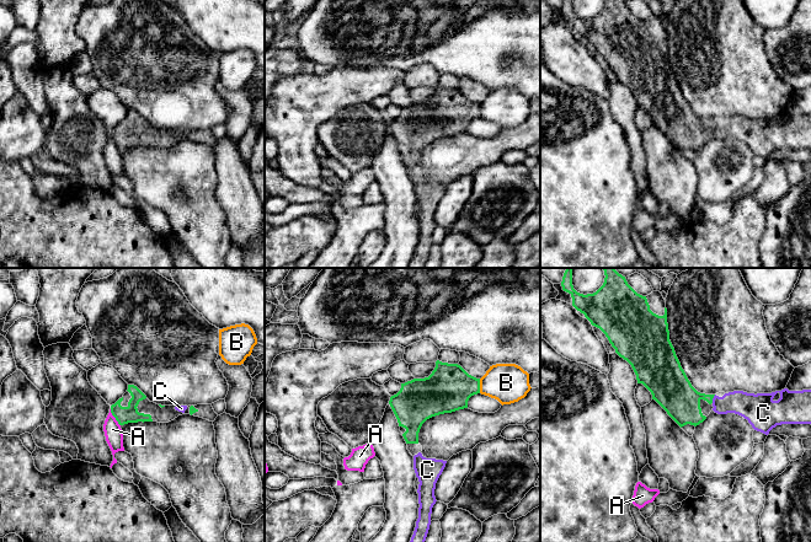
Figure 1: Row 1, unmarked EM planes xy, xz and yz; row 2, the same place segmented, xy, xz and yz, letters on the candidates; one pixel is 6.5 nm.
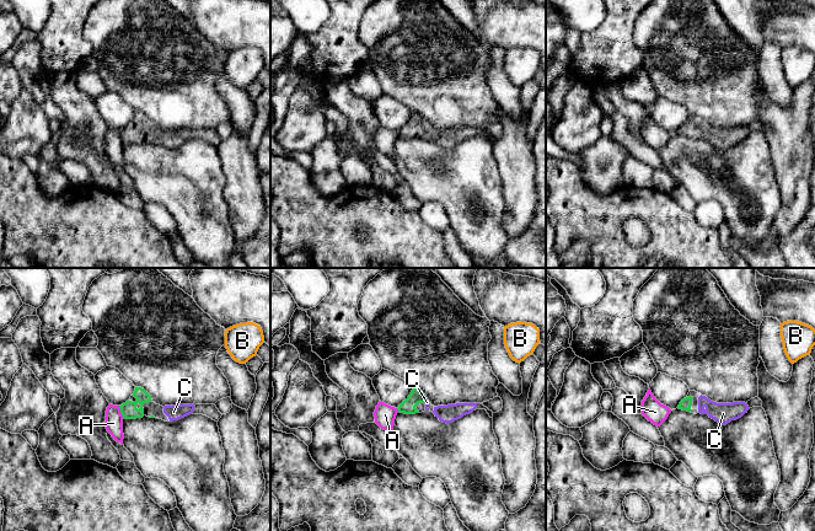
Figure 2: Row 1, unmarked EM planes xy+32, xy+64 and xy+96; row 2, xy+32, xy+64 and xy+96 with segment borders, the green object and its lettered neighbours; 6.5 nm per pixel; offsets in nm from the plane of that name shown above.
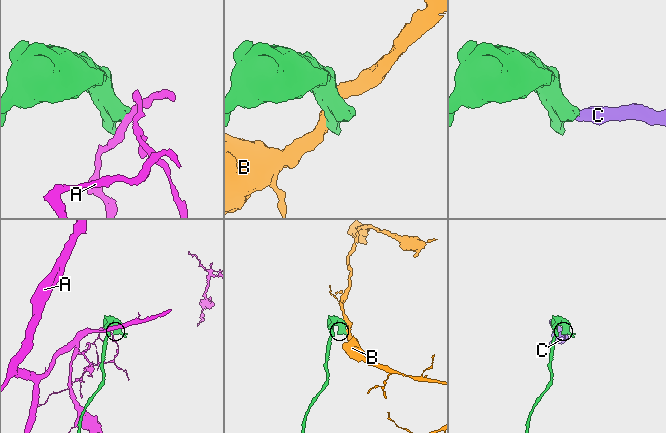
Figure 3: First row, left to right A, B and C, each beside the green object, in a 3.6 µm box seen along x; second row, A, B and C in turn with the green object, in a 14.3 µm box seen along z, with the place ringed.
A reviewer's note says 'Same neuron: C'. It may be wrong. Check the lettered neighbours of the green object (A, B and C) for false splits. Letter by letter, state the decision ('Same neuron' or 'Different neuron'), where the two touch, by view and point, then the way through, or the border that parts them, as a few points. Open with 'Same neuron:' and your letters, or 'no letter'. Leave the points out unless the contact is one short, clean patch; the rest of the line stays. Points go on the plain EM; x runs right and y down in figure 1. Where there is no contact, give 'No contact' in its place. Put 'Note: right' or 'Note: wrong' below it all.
Same neuron: C
A: Different neuron. Touches green at xy (115, 141). Boundary: xy (110, 134), (119, 150)
B: Different neuron. Touches green at xz (479, 111)
C: Same neuron. Touches green at yz (713, 122). Path across: yz (675, 118), (679, 121), (713, 122), (719, 128), (750, 130)
Note: right

